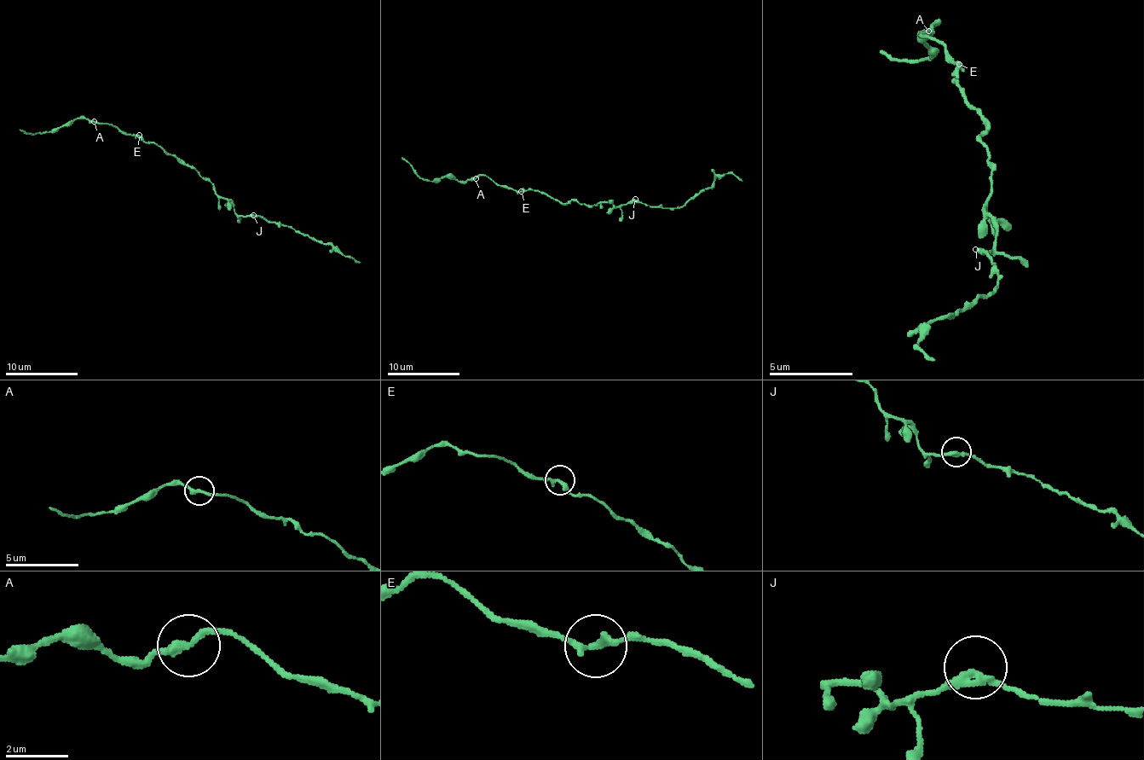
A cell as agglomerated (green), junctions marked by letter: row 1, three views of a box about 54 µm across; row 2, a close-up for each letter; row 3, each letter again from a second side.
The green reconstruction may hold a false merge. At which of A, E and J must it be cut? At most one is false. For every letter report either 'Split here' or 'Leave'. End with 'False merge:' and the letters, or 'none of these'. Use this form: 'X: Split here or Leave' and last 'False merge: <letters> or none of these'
A: Leave
E: Leave
J: Leave
False merge: none of these

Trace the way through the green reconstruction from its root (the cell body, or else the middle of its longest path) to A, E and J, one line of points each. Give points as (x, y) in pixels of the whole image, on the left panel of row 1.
A: (195, 170), (152, 142), (144, 142), (139, 136), (126, 135), (110, 124), (97, 124), (94, 120)
E: (195, 170), (182, 164), (158, 146), (147, 142), (139, 135)
J: (195, 170), (239, 215), (253, 215)

